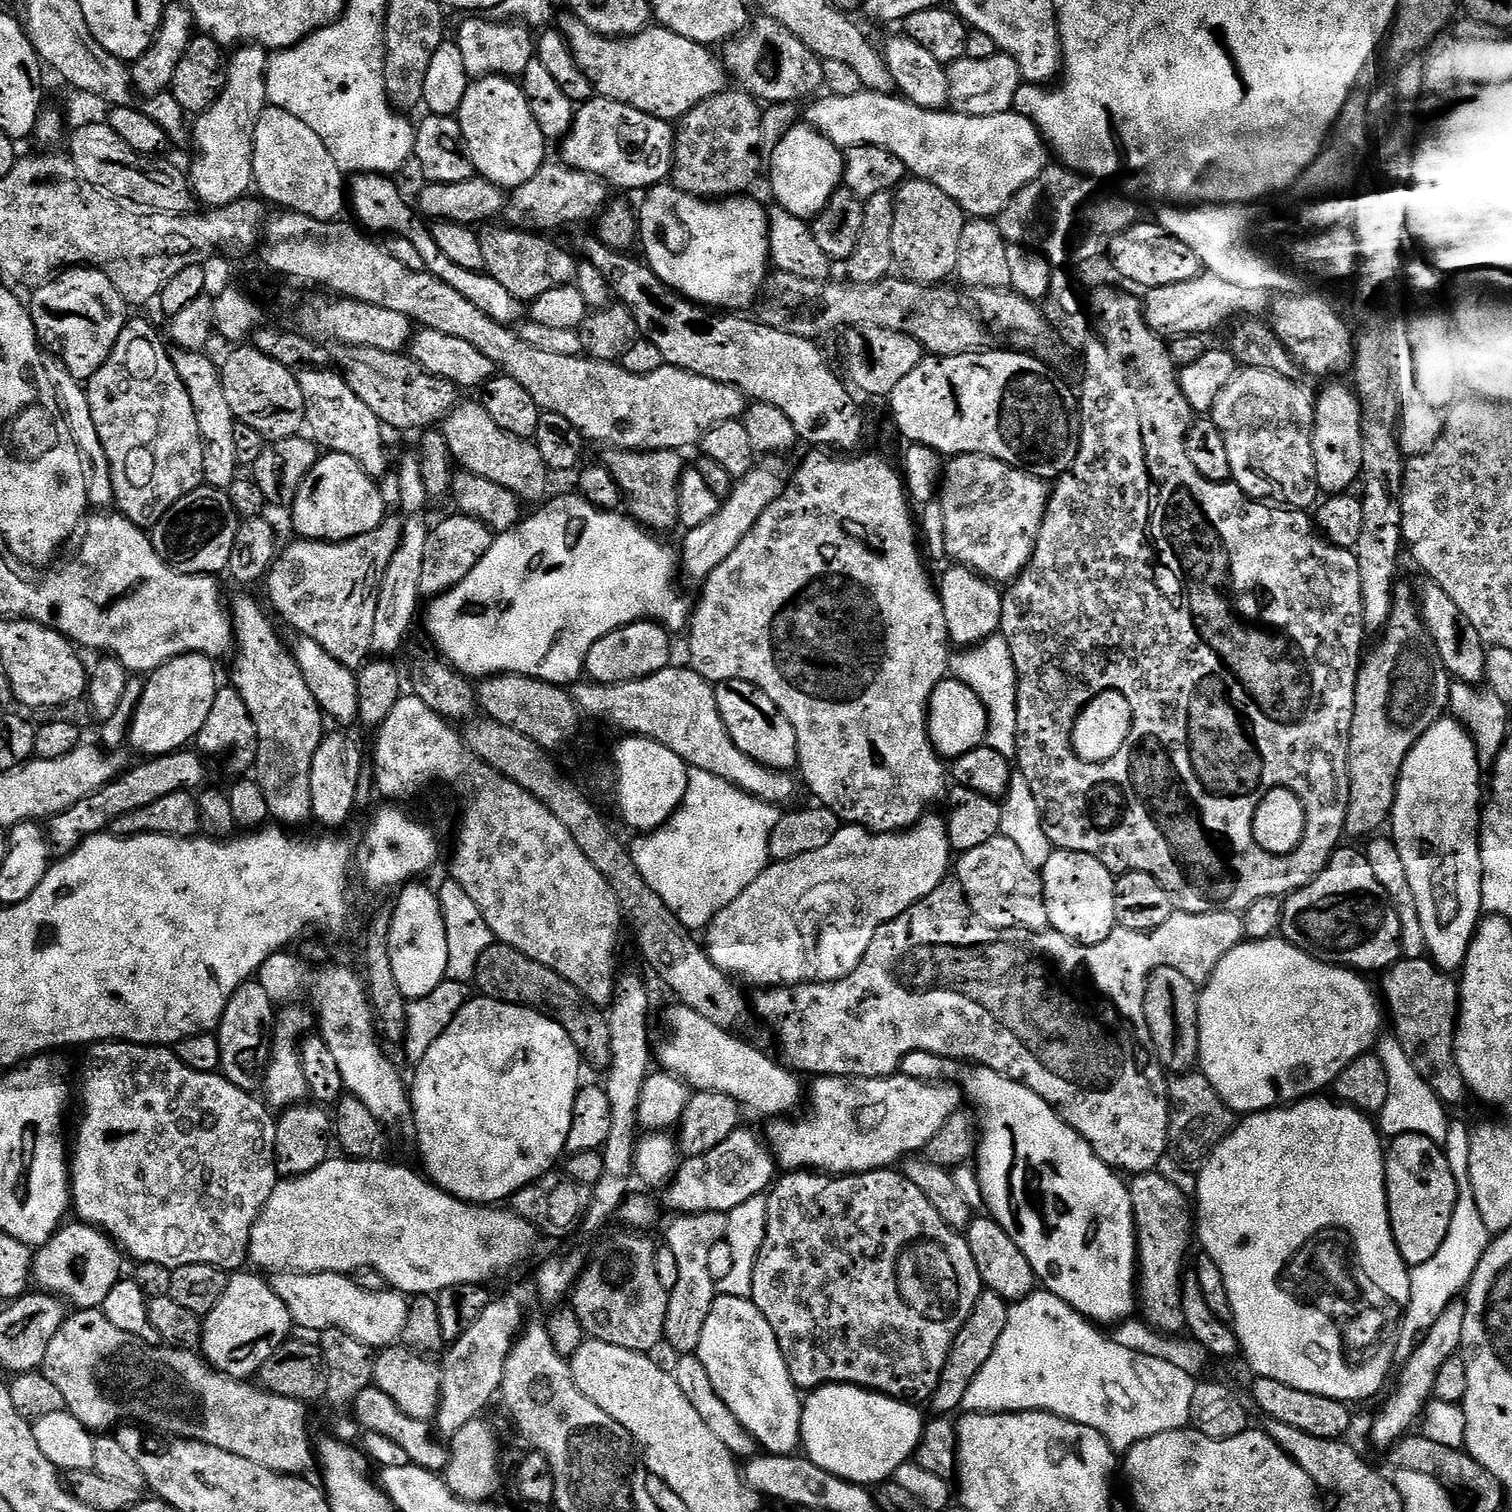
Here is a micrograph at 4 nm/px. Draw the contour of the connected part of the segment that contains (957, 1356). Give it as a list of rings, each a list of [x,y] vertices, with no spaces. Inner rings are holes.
[[[987,1290],[981,1291],[970,1318],[966,1318],[962,1330],[958,1330],[950,1346],[948,1357],[942,1366],[942,1374],[938,1378],[938,1386],[930,1397],[930,1405],[932,1404],[933,1413],[936,1416],[951,1417],[952,1412],[961,1411],[970,1382],[978,1376],[978,1370],[982,1370],[986,1358],[994,1354],[994,1346],[998,1338],[1002,1338],[1002,1330],[1006,1330],[1009,1307],[1009,1301],[1004,1300],[998,1294]]]

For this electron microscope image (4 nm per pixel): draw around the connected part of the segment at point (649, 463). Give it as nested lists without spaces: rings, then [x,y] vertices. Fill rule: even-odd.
[[[625,448],[605,451],[602,462],[614,474],[618,482],[623,503],[628,504],[627,515],[637,524],[653,533],[668,532],[680,524],[678,518],[678,490],[680,476],[686,471],[686,463],[679,451],[658,450],[657,452],[631,452]]]

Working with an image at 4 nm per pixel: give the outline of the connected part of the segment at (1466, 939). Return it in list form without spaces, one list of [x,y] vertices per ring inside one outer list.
[[[1442,718],[1418,738],[1418,742],[1410,750],[1410,754],[1400,767],[1400,781],[1396,784],[1396,797],[1392,803],[1392,815],[1390,817],[1390,838],[1398,846],[1398,854],[1402,857],[1402,863],[1406,865],[1406,878],[1410,878],[1410,890],[1414,890],[1414,898],[1418,902],[1418,919],[1422,922],[1422,934],[1426,934],[1427,955],[1436,967],[1443,972],[1456,974],[1463,969],[1464,959],[1470,950],[1470,942],[1476,937],[1476,928],[1482,919],[1484,907],[1482,906],[1482,854],[1480,853],[1480,817],[1482,815],[1482,792],[1480,796],[1480,775],[1482,769],[1475,745],[1466,729],[1453,718]]]

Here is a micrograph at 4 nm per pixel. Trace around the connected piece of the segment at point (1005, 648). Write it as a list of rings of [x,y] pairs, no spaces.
[[[997,634],[973,648],[957,651],[950,660],[950,672],[957,680],[961,680],[982,702],[988,715],[987,747],[998,750],[998,754],[1012,758],[1016,754],[1018,738],[1018,682],[1014,658],[1010,654],[1010,646],[1003,636]]]

